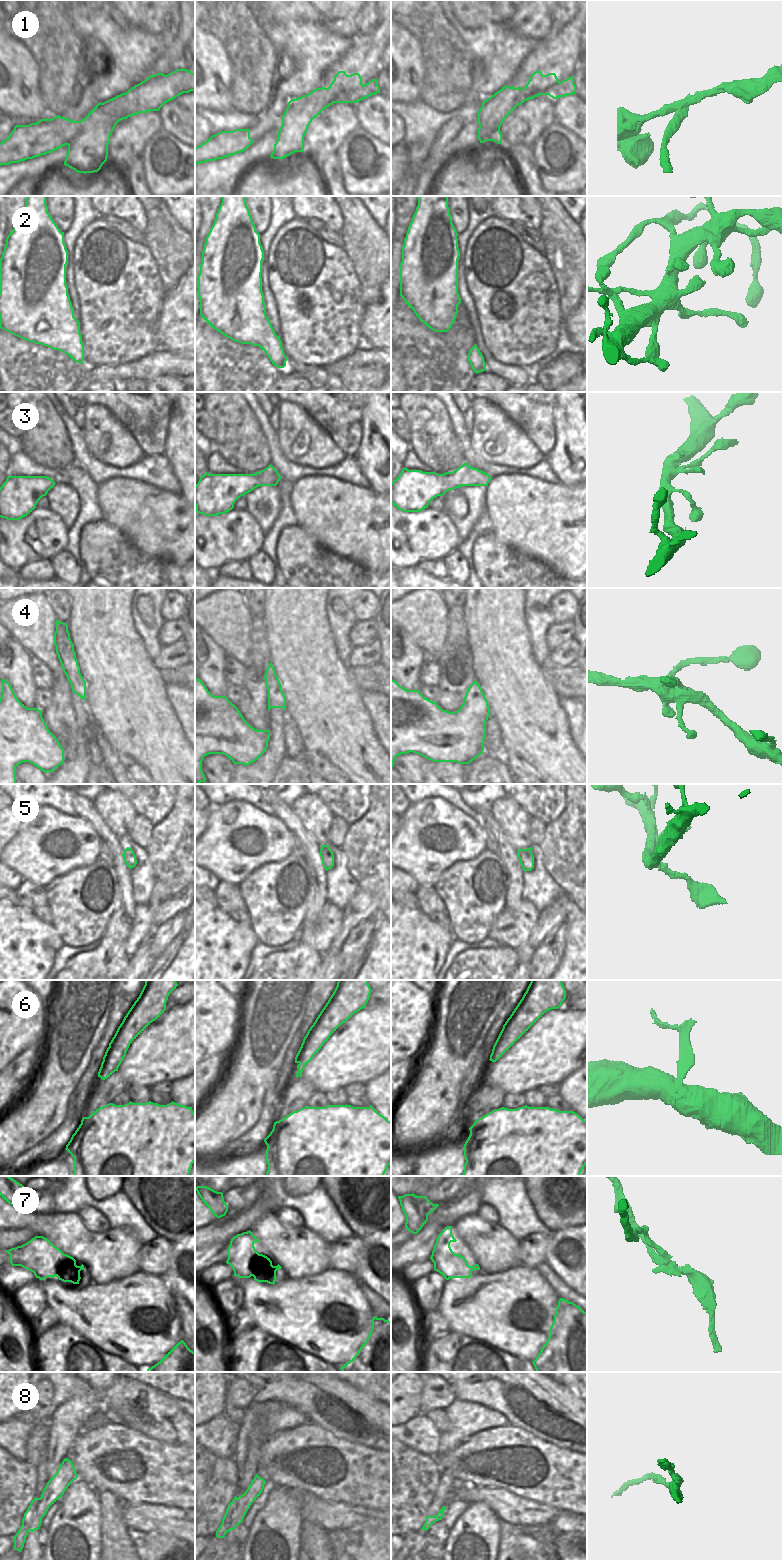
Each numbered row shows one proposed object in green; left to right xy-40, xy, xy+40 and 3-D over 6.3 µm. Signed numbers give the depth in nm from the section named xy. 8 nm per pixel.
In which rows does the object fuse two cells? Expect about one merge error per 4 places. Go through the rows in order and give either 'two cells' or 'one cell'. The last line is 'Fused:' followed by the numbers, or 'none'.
1: two cells
2: one cell
3: one cell
4: one cell
5: one cell
6: two cells
7: two cells
8: two cells
Fused: 1, 6, 7, 8

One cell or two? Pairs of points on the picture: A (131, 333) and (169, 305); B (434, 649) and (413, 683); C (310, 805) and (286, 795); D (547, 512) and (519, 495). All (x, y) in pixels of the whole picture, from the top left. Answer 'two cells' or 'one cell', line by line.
A: two cells
B: two cells
C: two cells
D: one cell

